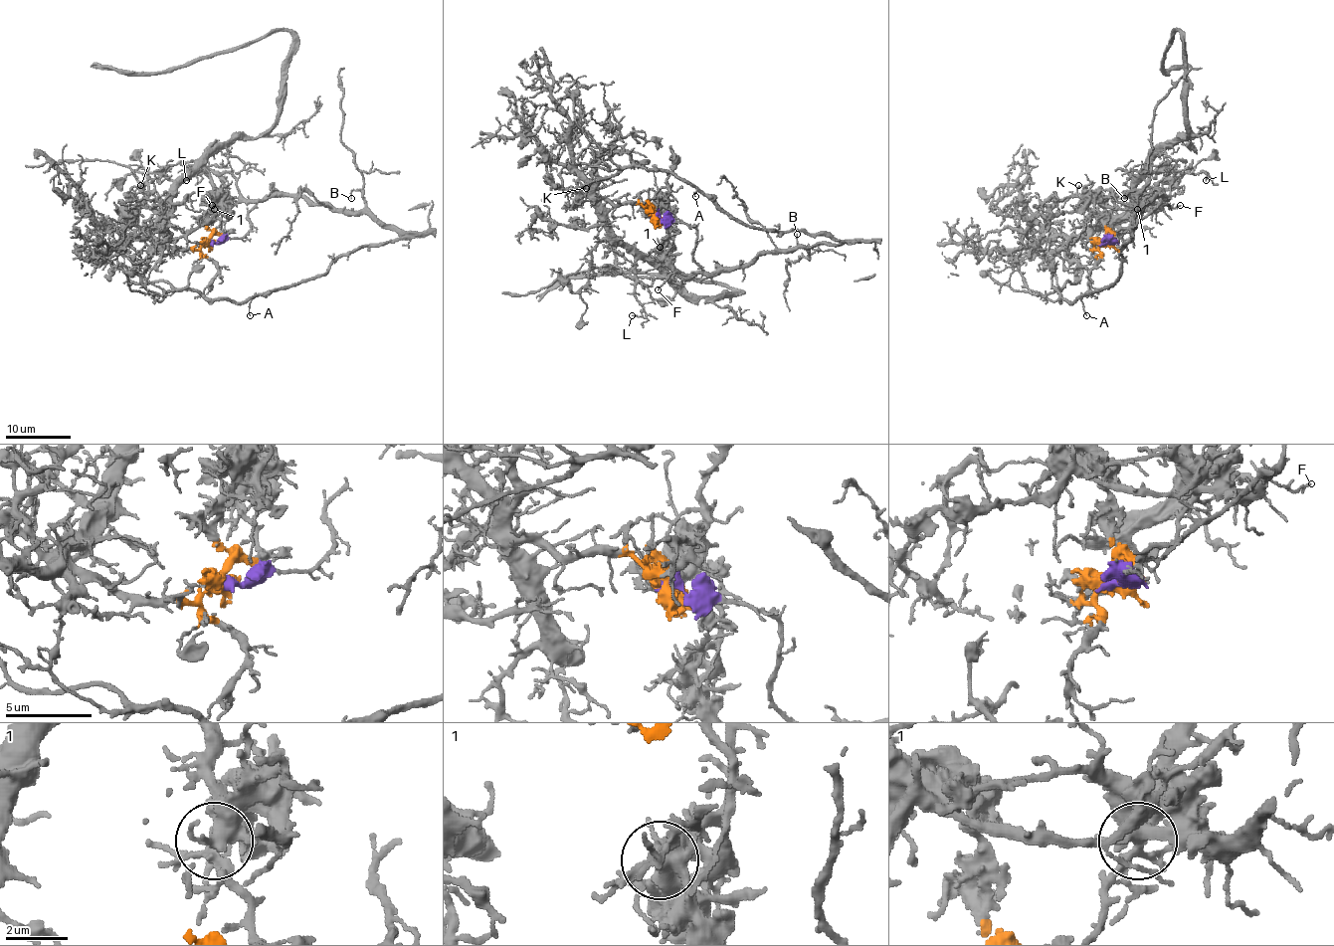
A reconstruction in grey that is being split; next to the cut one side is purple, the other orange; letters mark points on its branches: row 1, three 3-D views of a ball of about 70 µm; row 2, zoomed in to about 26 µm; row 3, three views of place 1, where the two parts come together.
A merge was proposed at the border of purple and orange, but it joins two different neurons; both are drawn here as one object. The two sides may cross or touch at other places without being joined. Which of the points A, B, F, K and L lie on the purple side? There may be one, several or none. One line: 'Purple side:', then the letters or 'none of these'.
Purple side: A, B, F

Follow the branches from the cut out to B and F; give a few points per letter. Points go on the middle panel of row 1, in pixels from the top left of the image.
B: (654, 214), (696, 231), (693, 260), (708, 274), (749, 267), (760, 255), (811, 247), (798, 244), (796, 234)
F: (654, 214), (686, 223), (696, 231), (693, 255), (699, 269), (690, 274), (673, 272), (658, 289)

